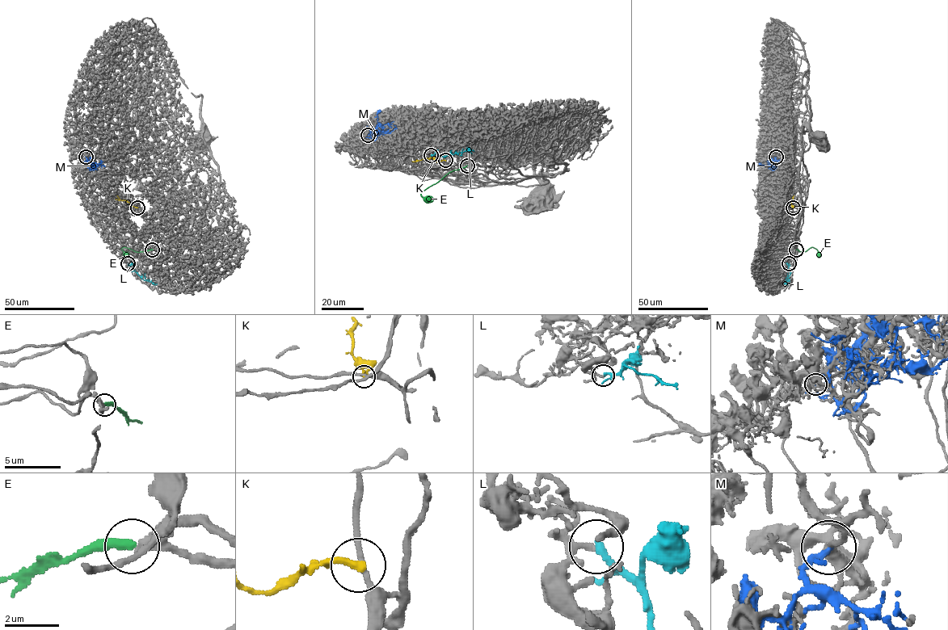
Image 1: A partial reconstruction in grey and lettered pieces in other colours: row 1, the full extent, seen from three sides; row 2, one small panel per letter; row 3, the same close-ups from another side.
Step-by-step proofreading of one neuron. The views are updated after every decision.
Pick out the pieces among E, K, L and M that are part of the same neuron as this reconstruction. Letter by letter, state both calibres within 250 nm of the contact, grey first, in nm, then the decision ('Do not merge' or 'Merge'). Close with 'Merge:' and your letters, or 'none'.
E: Thickness 280 nm (grey) against 280 nm. Do not merge
K: Thickness 200 nm (grey) against 280 nm. Do not merge
L: Thickness 150 nm (grey) against 240 nm. Do not merge
M: Thickness 240 nm (grey) against 200 nm. Do not merge
Merge: none

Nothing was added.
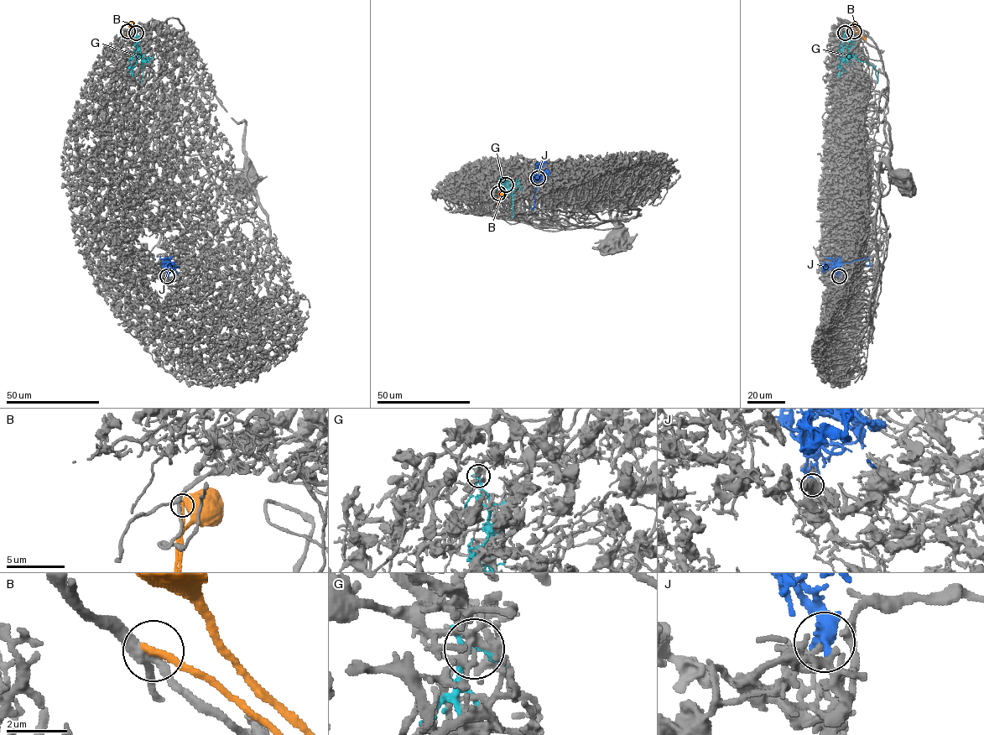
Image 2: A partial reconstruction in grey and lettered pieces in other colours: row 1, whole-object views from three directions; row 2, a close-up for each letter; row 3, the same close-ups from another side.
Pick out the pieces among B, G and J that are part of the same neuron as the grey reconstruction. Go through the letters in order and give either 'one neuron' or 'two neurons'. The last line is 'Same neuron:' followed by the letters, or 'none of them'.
B: two neurons
G: two neurons
J: one neuron
Same neuron: J

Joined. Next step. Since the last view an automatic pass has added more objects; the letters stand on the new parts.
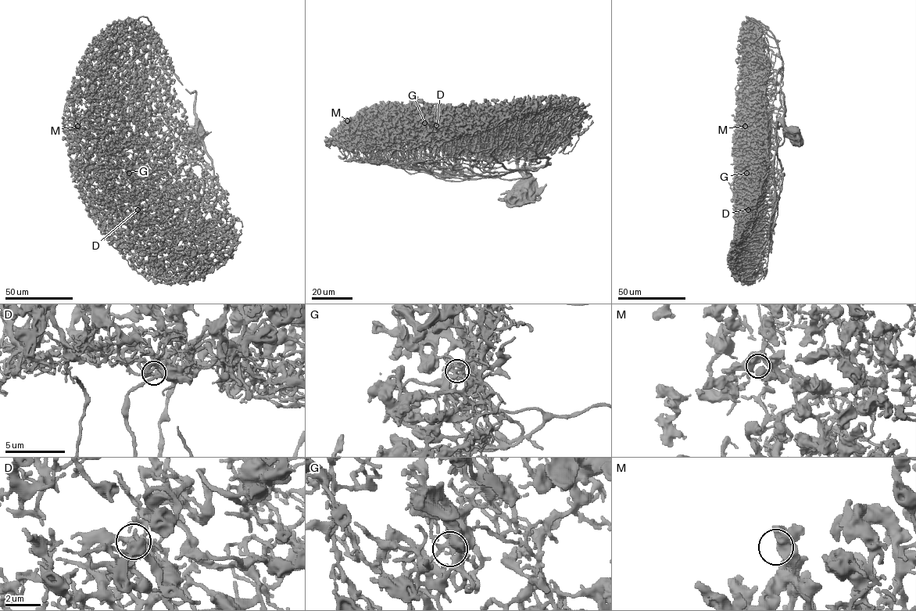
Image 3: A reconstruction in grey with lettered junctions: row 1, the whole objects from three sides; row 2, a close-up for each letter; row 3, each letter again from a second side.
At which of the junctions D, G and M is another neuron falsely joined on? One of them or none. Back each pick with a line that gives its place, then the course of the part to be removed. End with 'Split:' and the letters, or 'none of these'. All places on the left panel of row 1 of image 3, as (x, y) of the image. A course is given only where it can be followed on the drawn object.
Split: none of these

